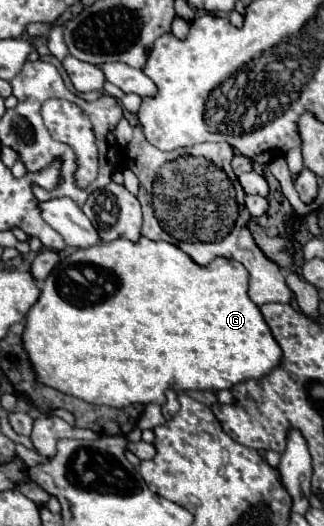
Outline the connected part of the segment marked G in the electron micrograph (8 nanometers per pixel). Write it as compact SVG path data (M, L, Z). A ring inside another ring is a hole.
M120 237L120 239L110 241L110 243L98 243L98 245L92 245L88 249L74 251L72 255L62 259L62 263L46 277L42 291L40 291L40 299L32 305L32 309L26 315L22 345L30 357L30 363L34 365L34 371L38 373L38 381L42 381L42 385L50 385L52 389L58 389L62 393L78 397L86 403L108 405L108 407L128 407L132 403L164 405L164 393L170 387L174 391L230 389L232 385L242 383L246 379L264 377L282 359L280 345L274 341L260 309L248 297L248 271L238 261L232 261L232 259L228 261L224 257L218 257L210 265L200 267L176 245L170 245L166 241L152 241L146 237L140 237L138 243L132 243L124 237Z

